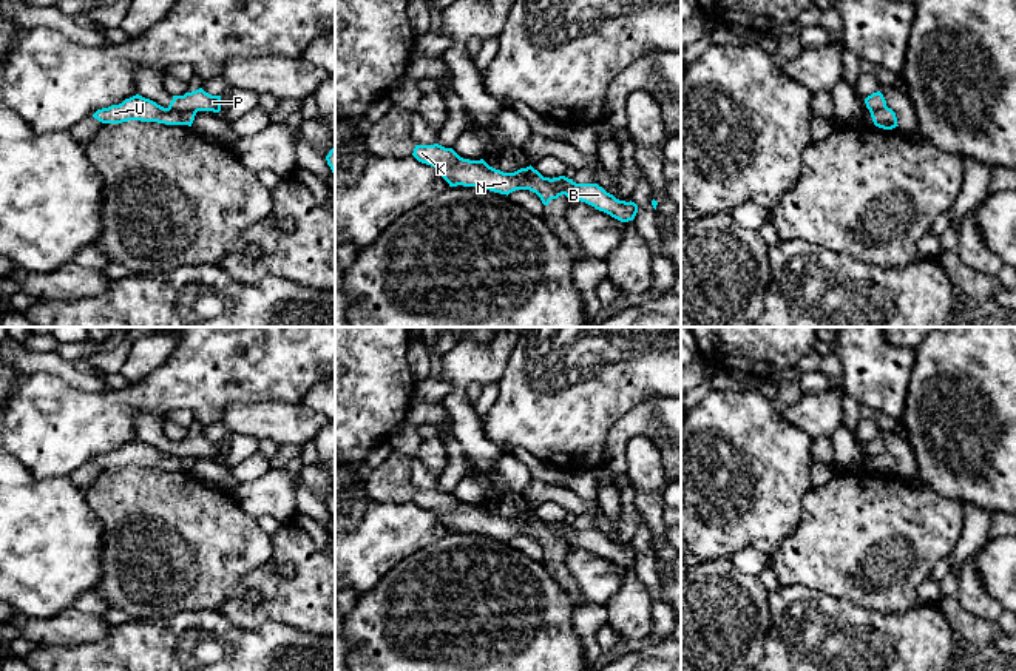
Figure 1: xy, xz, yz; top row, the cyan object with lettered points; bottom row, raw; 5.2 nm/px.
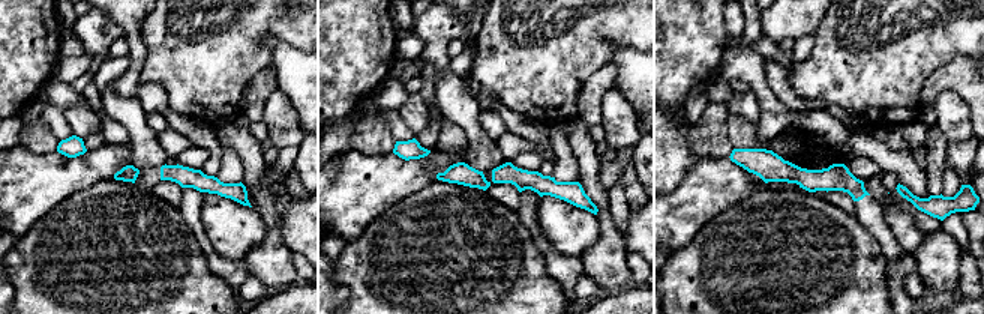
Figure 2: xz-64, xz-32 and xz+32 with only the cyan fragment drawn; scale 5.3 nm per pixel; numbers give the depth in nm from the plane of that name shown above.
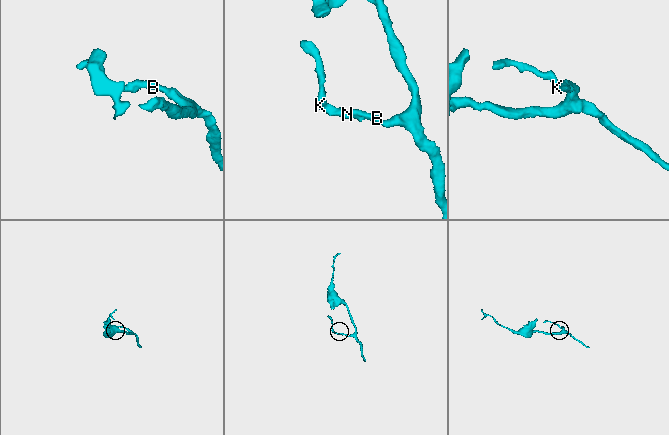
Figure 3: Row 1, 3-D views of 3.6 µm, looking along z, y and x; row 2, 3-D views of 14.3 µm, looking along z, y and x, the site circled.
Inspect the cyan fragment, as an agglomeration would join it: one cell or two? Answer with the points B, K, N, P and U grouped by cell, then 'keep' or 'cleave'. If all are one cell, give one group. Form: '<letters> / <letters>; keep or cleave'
B P / K N U; cleave

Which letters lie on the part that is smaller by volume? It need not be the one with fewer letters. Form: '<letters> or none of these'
K, N, U

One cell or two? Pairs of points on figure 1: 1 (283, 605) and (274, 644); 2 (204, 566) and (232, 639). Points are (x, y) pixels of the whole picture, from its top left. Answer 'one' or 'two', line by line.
1: two
2: two

